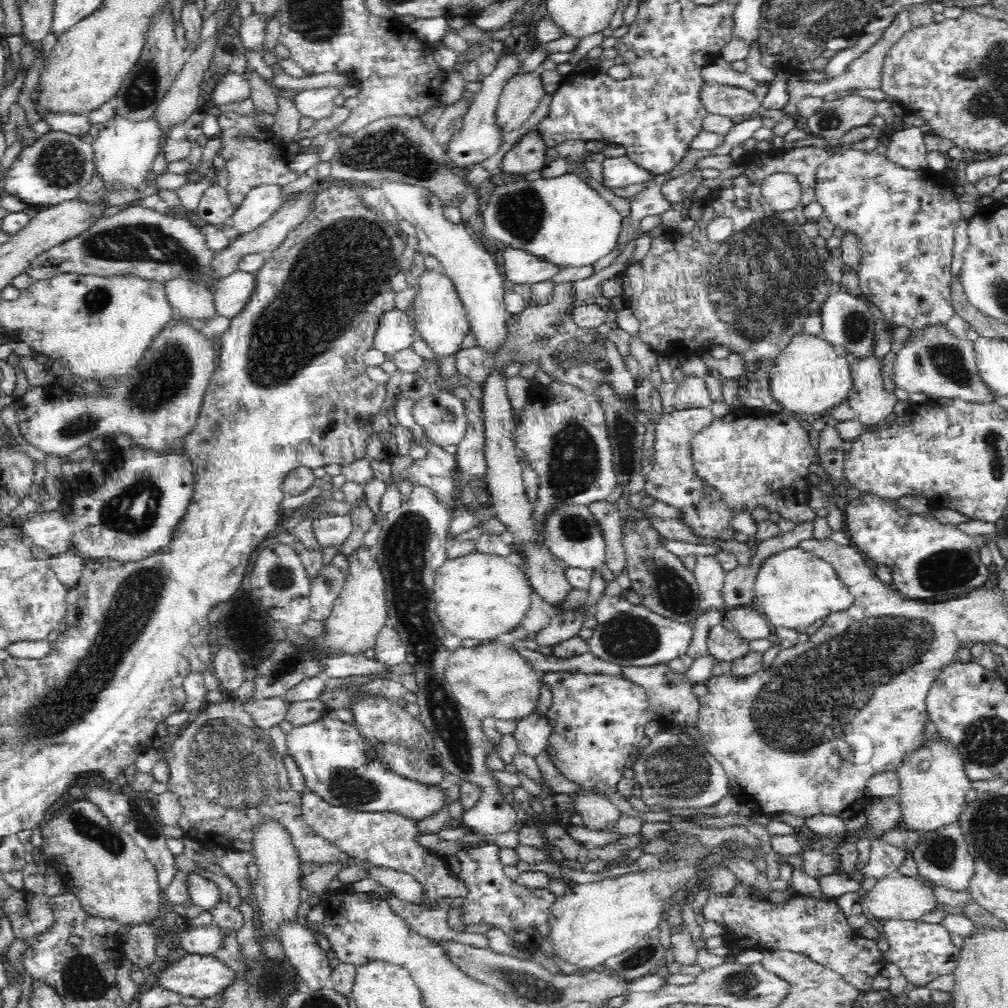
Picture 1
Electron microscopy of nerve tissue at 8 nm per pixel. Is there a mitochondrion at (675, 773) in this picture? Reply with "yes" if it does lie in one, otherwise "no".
yes

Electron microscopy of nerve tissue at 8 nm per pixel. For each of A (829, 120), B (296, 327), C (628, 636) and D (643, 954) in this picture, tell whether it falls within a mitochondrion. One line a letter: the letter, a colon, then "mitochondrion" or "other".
A: mitochondrion
B: mitochondrion
C: mitochondrion
D: mitochondrion

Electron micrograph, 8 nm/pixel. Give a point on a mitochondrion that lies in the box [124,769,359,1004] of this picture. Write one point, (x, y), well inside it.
(144, 823)

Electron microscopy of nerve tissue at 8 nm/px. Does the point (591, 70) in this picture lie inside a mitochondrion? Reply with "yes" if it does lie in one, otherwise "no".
no

